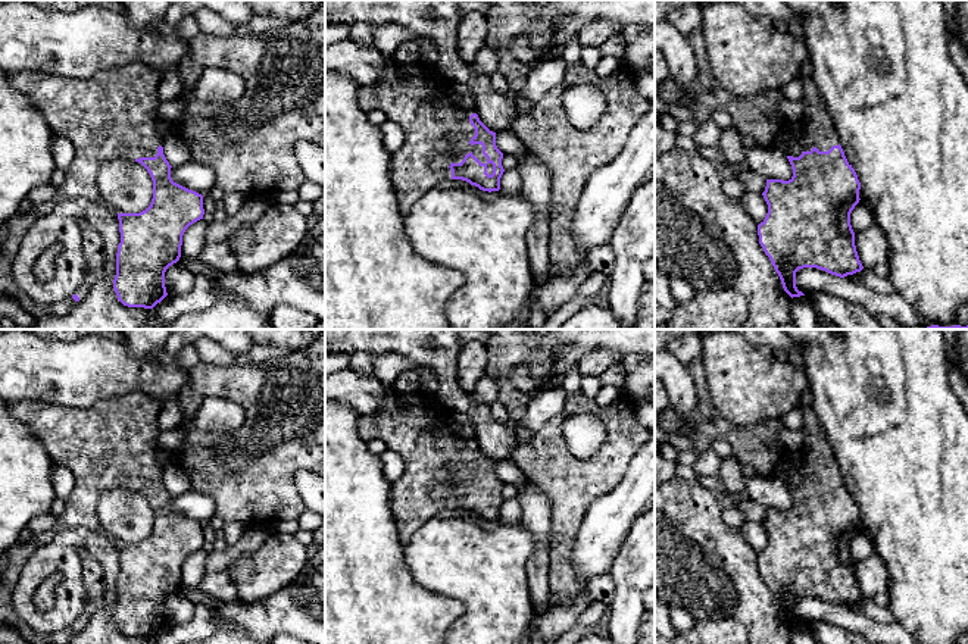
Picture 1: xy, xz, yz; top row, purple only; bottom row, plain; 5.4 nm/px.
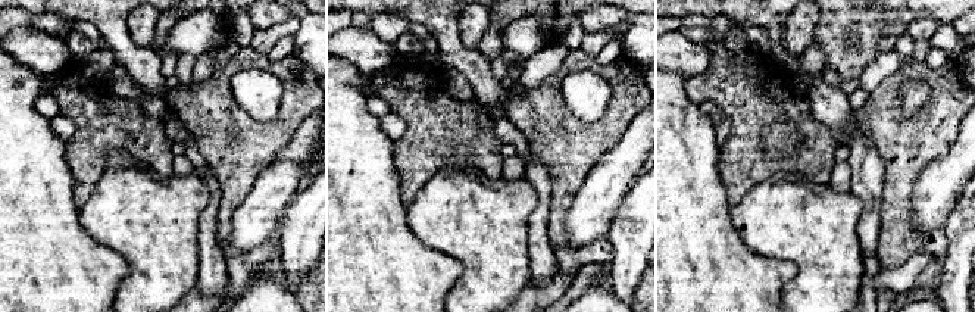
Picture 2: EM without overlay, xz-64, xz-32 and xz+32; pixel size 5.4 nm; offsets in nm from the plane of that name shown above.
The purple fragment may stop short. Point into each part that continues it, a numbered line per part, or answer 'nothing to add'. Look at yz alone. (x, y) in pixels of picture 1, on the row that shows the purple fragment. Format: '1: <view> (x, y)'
1: yz (817, 130)

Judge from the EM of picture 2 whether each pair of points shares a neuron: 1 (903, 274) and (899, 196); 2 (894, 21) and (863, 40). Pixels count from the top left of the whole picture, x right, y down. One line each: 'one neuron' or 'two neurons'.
1: two neurons
2: one neuron

